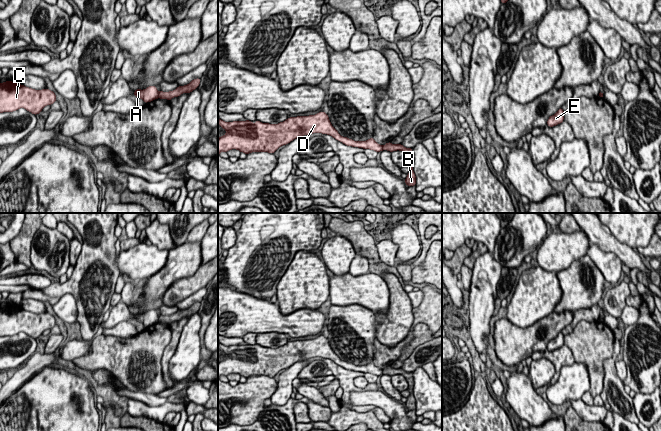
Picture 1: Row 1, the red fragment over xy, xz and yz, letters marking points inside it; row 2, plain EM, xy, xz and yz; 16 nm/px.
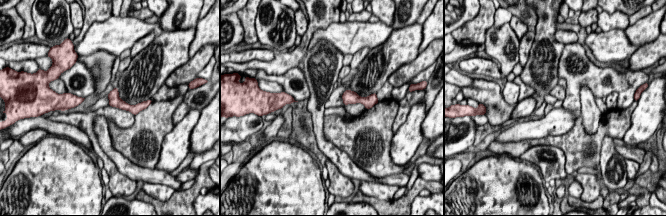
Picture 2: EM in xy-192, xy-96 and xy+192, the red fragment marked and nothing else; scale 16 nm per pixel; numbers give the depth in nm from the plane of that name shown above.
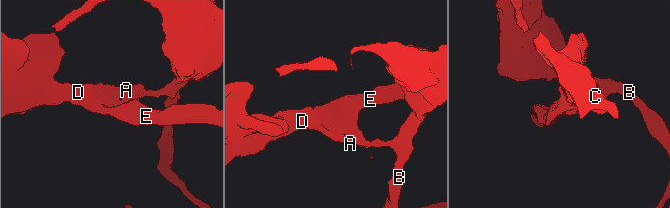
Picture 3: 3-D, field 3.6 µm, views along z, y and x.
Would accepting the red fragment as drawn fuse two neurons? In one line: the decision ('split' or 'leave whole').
split

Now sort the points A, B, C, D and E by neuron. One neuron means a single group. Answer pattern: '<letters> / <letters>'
A C D E / B

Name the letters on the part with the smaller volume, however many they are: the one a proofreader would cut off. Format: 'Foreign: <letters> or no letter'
Foreign: B

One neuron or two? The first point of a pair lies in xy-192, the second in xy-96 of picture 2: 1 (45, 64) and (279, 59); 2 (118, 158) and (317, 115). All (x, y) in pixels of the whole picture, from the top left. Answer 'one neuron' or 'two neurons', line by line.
1: one neuron
2: one neuron

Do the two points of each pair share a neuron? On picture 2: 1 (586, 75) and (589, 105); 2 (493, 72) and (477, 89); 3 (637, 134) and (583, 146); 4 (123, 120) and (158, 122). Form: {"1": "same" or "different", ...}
{"1": "different", "2": "different", "3": "different", "4": "different"}

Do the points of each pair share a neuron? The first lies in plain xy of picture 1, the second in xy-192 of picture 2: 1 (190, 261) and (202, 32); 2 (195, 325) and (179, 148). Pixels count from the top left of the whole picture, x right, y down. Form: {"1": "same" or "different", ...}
{"1": "different", "2": "same"}

